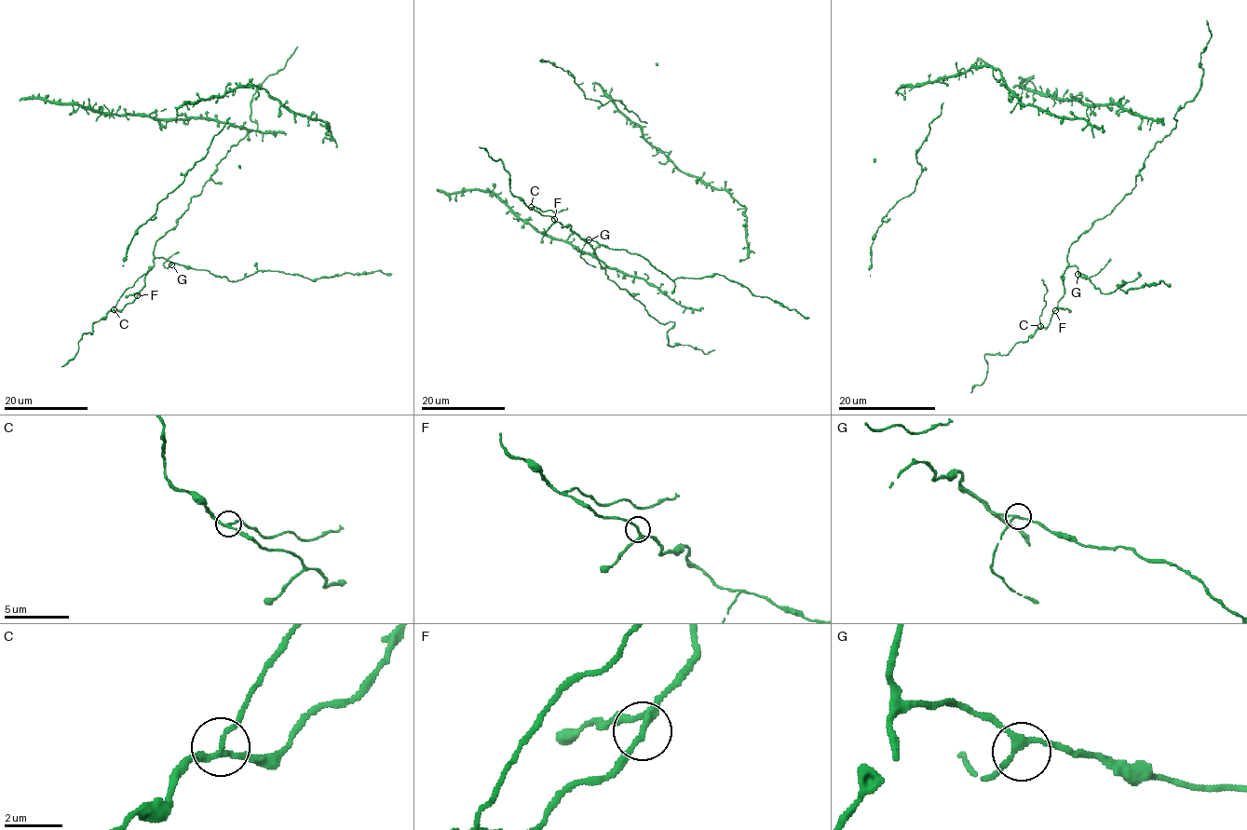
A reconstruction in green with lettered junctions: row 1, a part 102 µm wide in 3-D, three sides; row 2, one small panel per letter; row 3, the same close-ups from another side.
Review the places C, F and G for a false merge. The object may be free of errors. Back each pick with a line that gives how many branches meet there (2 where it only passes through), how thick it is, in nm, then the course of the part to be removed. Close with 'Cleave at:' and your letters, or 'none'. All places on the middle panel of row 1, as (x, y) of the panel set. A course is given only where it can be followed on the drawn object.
C: 3 branches meet; 160 nm thick; foreign part runs (530, 207), (558, 211), (568, 209)
Cleave at: C

